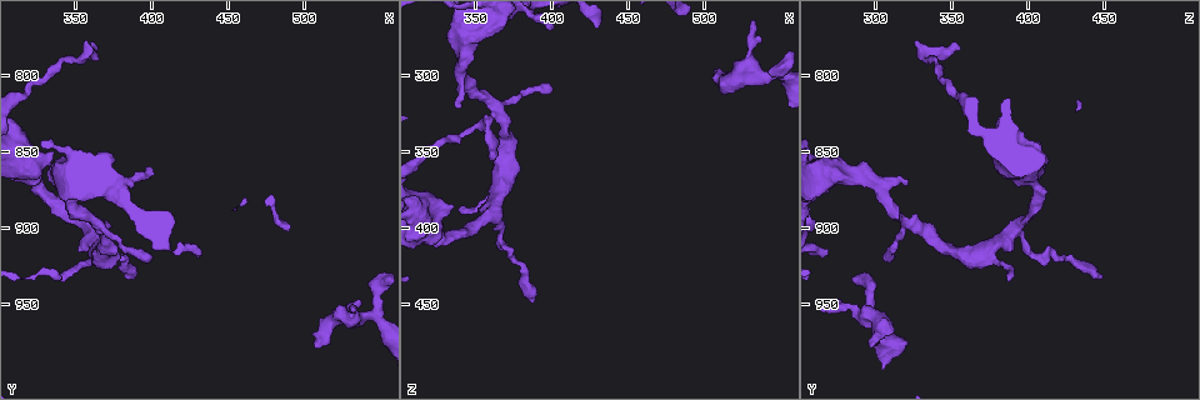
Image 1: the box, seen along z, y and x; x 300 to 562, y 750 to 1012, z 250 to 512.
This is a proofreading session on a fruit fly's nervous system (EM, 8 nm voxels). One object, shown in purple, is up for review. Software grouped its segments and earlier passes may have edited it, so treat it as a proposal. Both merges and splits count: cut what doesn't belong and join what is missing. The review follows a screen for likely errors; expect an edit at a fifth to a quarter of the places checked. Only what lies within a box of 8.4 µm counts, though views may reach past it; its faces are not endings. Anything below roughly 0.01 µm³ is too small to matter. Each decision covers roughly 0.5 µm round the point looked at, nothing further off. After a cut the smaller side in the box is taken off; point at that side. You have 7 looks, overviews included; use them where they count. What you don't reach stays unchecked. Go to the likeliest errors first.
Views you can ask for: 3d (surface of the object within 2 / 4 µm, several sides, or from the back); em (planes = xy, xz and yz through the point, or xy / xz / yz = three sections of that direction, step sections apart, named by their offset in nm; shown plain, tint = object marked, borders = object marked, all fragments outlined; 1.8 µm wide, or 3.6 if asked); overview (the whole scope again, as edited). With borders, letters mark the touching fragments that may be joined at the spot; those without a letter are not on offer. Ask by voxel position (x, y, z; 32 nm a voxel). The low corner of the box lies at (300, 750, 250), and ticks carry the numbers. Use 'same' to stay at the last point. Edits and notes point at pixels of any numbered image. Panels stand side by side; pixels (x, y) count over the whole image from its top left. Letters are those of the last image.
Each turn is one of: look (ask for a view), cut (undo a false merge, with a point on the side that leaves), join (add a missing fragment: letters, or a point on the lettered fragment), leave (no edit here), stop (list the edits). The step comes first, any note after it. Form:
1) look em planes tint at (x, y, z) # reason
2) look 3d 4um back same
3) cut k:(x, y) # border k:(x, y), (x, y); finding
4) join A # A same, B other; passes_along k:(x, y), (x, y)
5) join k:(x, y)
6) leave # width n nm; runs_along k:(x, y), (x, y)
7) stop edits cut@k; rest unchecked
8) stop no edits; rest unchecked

look em yz step 8 borders at (504, 978, 298) # an open end

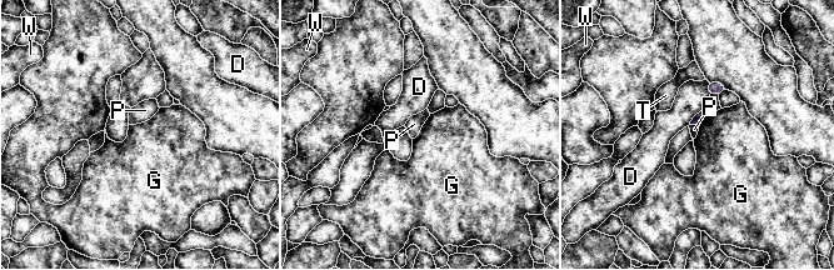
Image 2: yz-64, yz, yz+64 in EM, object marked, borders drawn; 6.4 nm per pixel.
leave # D other, G other, P other, T other, W other; border 2:(699, 121), (690, 125); none of them fits

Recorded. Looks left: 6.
look em 3.6um xz step 4 borders at (358, 786, 334)

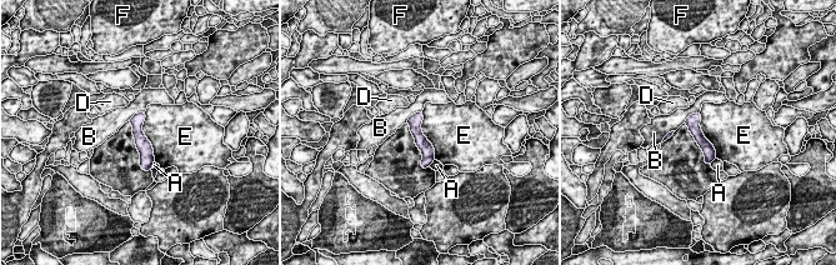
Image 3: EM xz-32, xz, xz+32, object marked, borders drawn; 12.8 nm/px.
leave # width 170 nm; A other, B other, D other, E other, F other; border 3:(144, 113), (143, 133), (155, 161); one cell here

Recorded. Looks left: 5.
look em xz step 4 borders at (338, 870, 322) # an open end

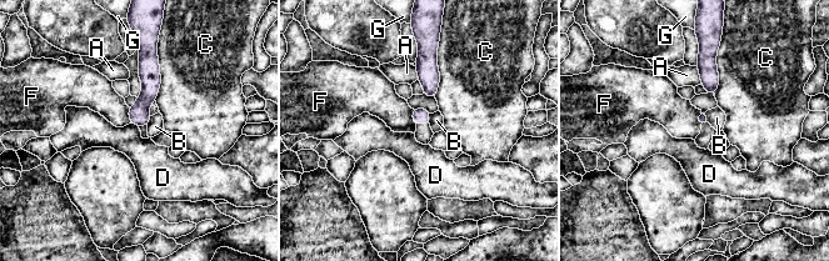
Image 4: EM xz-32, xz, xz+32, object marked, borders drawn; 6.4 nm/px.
look em planes borders same # cut it another way

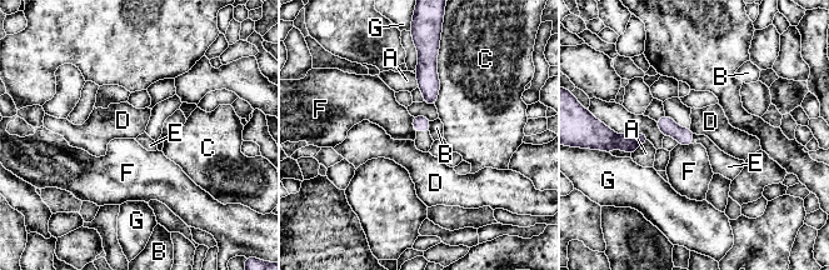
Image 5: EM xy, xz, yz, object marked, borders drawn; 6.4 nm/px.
join E # A other, B other, C other, D other, E same, F other, G other; passes_along 5:(420, 123), (423, 130), (424, 140); the cell continues

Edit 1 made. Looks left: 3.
stop edits join@5; rest unchecked

